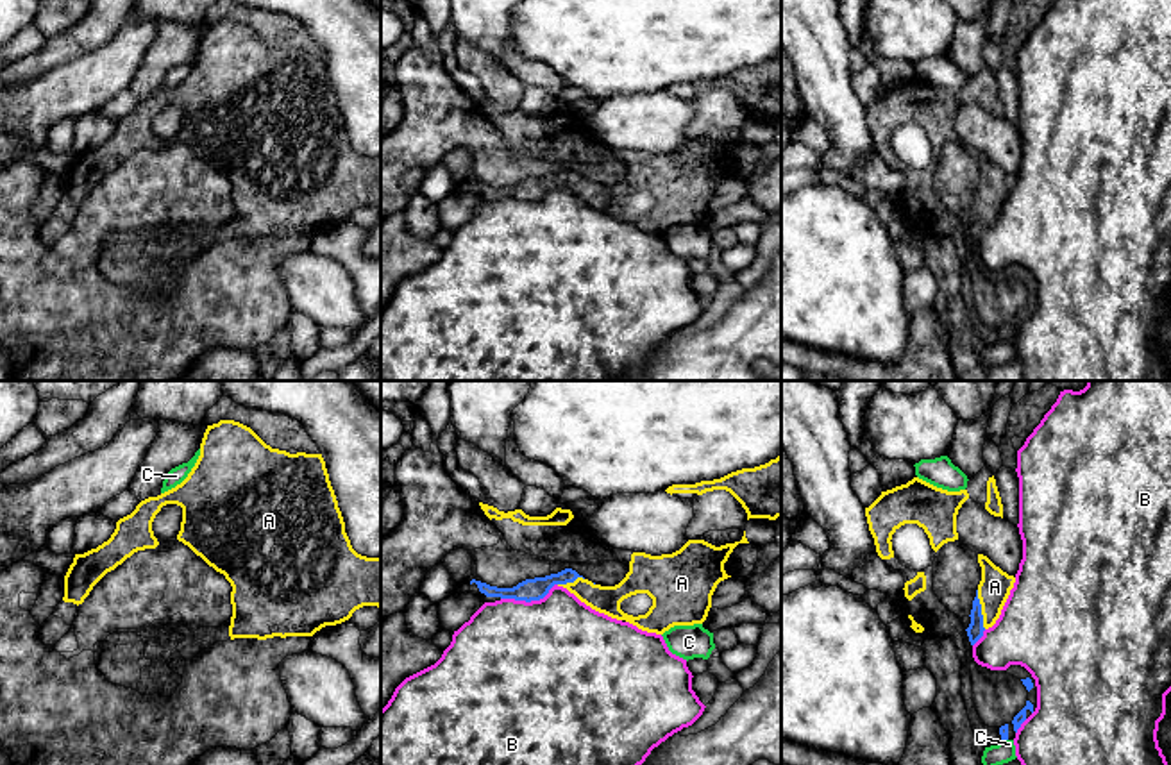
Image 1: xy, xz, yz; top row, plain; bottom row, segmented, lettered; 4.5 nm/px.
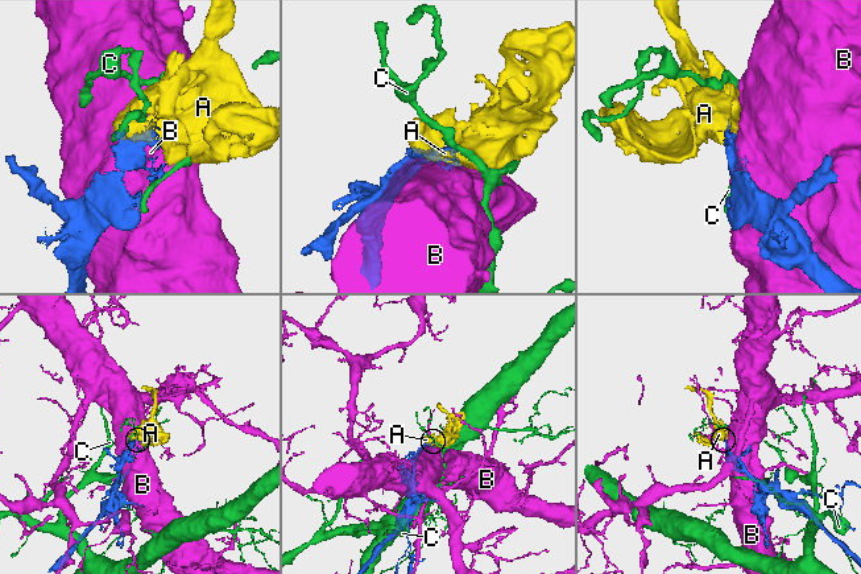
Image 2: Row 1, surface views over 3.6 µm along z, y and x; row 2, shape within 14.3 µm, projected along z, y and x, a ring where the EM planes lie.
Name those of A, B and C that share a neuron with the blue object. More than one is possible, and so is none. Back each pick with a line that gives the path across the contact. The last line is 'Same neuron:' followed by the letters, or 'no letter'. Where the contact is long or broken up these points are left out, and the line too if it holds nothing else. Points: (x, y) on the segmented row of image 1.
Same neuron: A

